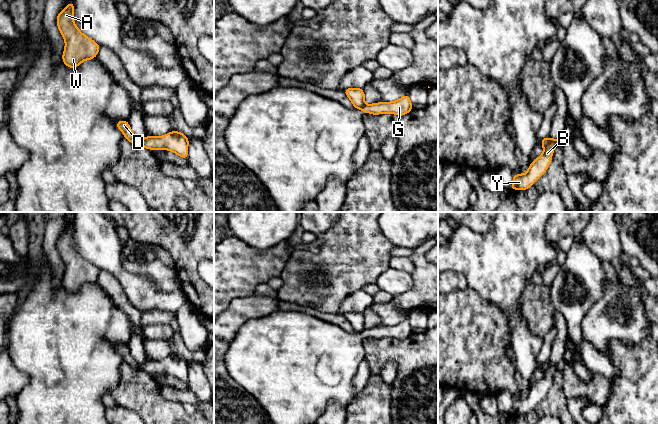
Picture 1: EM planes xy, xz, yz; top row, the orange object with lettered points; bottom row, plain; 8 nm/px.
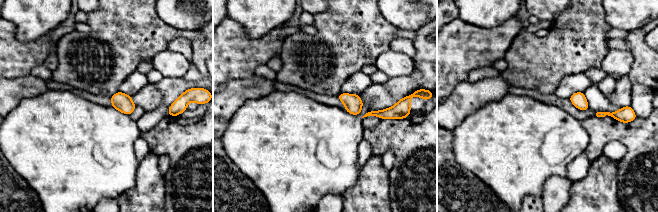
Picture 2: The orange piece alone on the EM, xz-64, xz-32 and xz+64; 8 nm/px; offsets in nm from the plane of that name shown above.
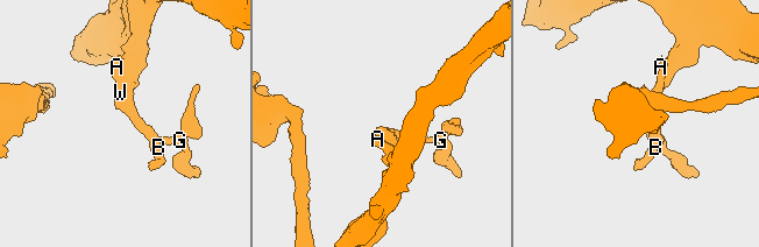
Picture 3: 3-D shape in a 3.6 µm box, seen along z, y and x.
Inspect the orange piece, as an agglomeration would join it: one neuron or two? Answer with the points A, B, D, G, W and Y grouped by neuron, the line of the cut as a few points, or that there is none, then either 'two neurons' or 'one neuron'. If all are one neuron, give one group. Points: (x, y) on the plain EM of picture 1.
A B D W Y / G; cut in xy along (139, 364), (141, 369); two neurons

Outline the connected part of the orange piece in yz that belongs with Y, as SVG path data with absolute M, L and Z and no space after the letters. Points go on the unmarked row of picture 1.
M546 361L541 363L544 376L530 389L526 398L514 398L511 409L512 414L526 414L530 412L547 394L551 387L553 375L557 370L557 364Z

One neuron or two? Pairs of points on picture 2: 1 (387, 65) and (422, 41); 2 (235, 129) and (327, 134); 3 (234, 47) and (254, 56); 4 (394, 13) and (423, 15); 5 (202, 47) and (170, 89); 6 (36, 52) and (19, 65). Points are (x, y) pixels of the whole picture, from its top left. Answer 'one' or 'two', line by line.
1: two
2: one
3: one
4: one
5: one
6: one

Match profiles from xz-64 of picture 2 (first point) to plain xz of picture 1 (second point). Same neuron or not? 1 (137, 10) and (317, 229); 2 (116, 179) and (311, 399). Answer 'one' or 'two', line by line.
1: two
2: one

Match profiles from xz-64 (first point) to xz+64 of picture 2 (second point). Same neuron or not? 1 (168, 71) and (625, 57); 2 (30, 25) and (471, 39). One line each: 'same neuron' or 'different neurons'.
1: same neuron
2: different neurons

